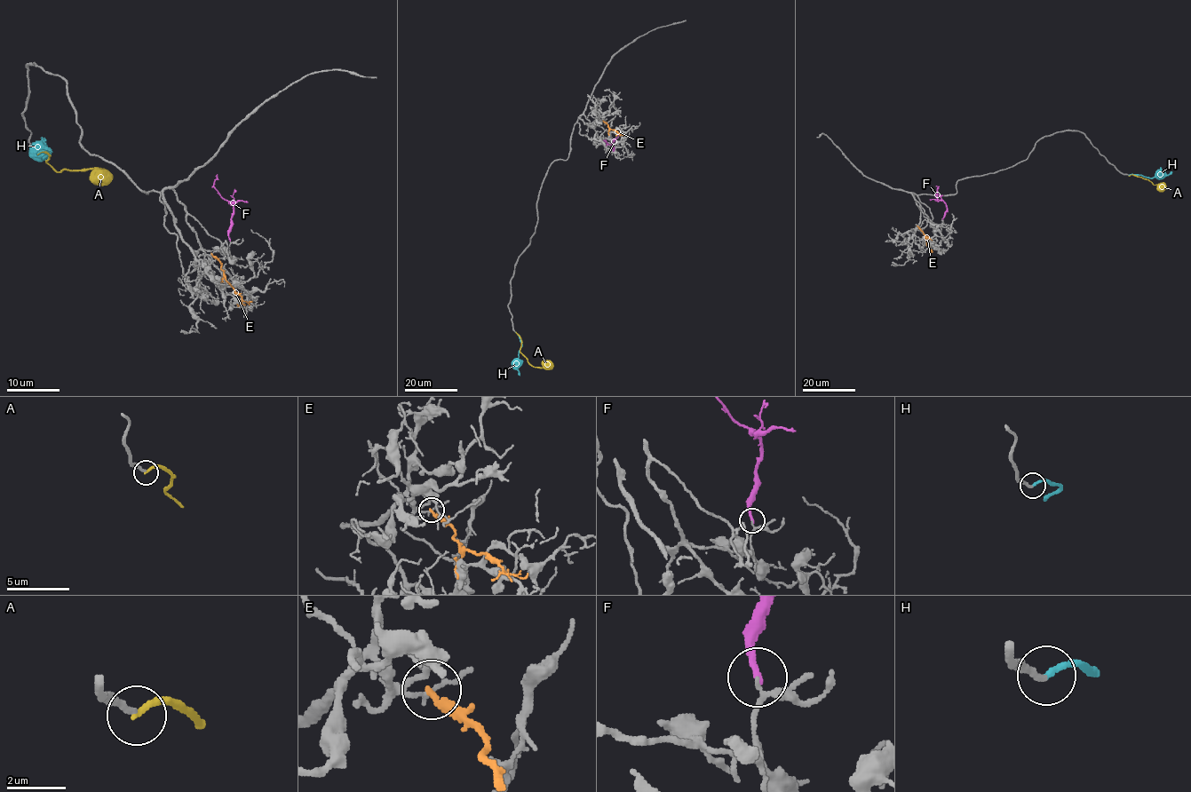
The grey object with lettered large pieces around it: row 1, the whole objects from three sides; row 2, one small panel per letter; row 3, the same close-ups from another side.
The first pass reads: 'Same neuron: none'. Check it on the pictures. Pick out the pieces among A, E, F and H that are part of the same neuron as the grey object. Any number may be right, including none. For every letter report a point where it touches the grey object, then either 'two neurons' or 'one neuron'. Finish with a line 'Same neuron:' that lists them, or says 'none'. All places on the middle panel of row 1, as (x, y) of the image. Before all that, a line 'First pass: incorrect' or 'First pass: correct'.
First pass: incorrect
A: contact (516, 333); two neurons
E: contact (603, 121); two neurons
F: contact (612, 146); two neurons
H: contact (516, 333); one neuron
Same neuron: H

